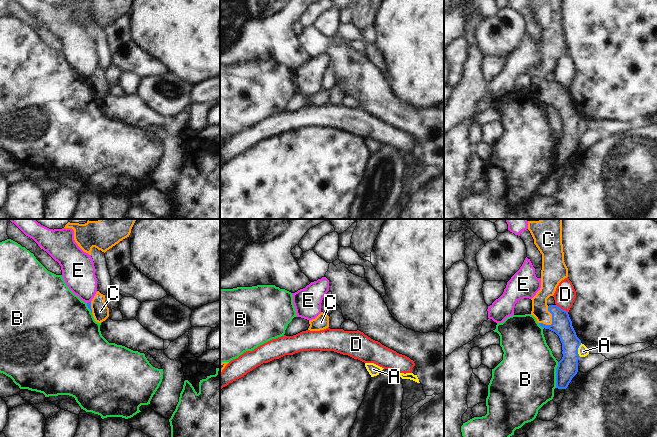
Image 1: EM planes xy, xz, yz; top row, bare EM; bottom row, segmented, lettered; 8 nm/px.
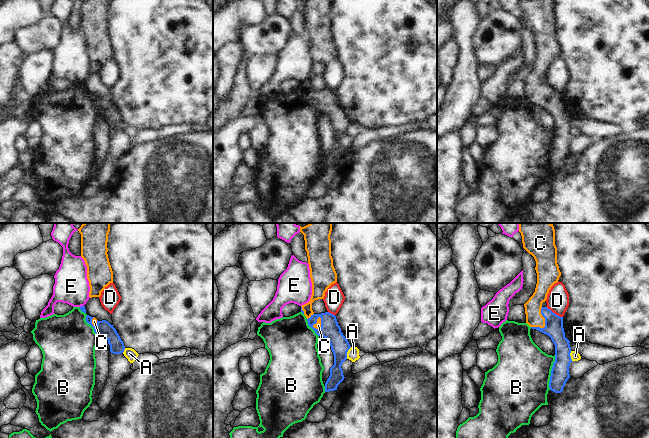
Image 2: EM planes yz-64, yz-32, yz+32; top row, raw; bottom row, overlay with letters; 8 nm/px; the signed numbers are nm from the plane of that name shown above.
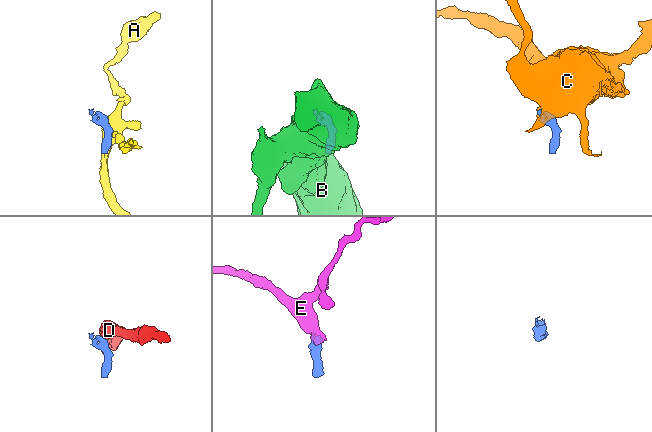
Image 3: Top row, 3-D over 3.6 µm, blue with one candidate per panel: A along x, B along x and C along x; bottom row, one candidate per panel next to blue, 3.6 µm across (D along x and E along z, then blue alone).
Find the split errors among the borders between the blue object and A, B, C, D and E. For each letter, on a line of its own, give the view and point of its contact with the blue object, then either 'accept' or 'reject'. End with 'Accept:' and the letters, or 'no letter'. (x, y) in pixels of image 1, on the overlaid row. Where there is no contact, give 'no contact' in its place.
A: yz (577, 350) | reject
B: yz (556, 375) | reject
C: yz (552, 316) | accept
D: yz (562, 309) | reject
E: xy (88, 302) | reject
Accept: C

